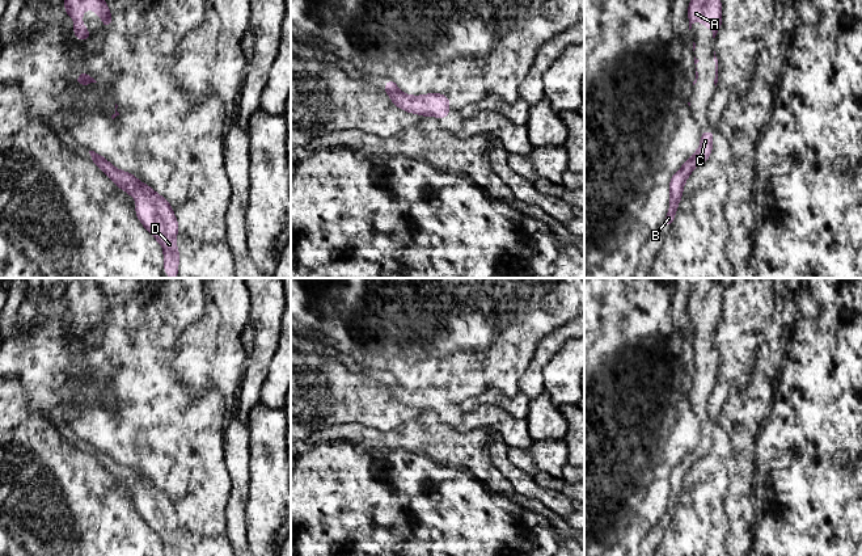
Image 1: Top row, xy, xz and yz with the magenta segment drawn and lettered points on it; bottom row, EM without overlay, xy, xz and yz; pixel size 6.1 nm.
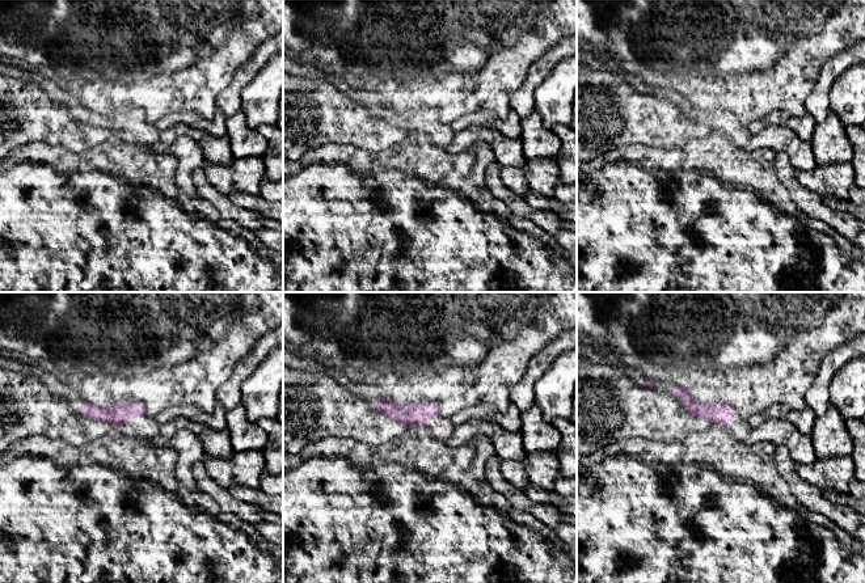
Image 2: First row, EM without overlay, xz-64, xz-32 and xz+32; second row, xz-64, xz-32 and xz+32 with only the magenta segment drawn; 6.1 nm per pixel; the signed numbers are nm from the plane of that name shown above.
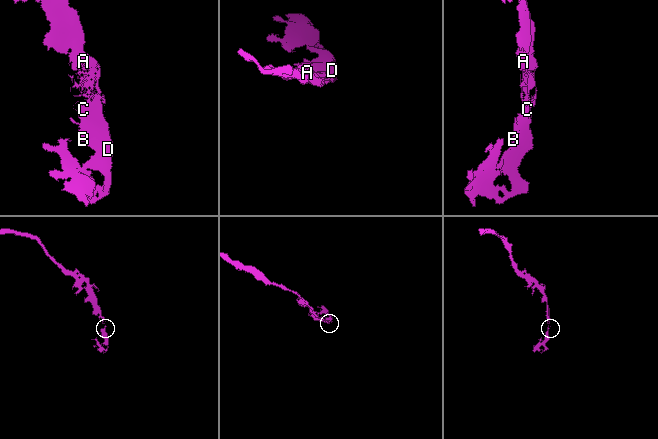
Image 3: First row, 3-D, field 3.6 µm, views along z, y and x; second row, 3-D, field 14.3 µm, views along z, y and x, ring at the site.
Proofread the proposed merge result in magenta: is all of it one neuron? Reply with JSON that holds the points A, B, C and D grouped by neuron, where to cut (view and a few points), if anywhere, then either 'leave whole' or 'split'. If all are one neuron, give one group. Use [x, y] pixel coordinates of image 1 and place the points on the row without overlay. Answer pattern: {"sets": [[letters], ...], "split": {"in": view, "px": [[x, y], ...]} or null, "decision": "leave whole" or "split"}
{"sets": [["A", "B", "C", "D"]], "split": null, "decision": "leave whole"}

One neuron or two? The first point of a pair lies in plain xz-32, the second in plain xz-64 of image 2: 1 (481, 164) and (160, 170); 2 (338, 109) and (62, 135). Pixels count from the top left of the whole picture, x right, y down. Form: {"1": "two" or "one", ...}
{"1": "two", "2": "one"}

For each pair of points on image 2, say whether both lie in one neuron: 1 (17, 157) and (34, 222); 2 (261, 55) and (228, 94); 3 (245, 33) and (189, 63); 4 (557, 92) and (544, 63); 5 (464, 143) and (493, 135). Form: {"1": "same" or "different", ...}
{"1": "same", "2": "same", "3": "same", "4": "different", "5": "same"}

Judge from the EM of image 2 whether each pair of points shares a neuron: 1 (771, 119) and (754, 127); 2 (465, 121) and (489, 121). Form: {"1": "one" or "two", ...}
{"1": "one", "2": "one"}

